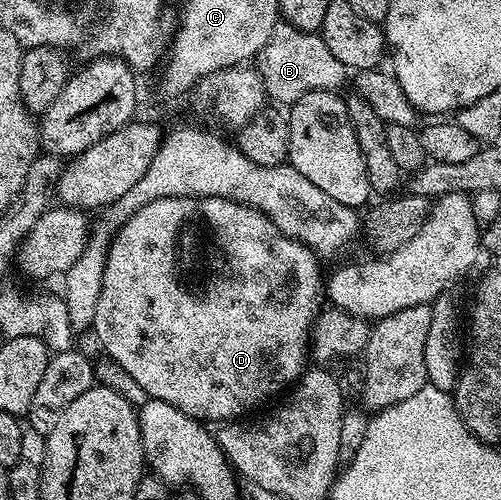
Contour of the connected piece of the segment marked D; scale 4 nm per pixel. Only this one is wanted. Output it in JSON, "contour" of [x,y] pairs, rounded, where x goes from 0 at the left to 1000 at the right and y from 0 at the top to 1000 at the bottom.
{"contour":[[[345,390],[319,394],[289,410],[259,440],[234,460],[220,486],[208,530],[206,570],[192,612],[184,668],[196,686],[220,708],[220,718],[285,782],[285,792],[335,802],[351,810],[359,826],[393,838],[413,850],[441,850],[461,840],[481,840],[497,832],[497,822],[513,818],[521,806],[555,790],[571,772],[593,768],[613,740],[615,696],[621,692],[621,662],[627,644],[645,620],[647,550],[635,528],[637,512],[625,494],[595,478],[563,468],[555,452],[523,422],[497,414],[493,406],[473,406],[429,390]]]}

